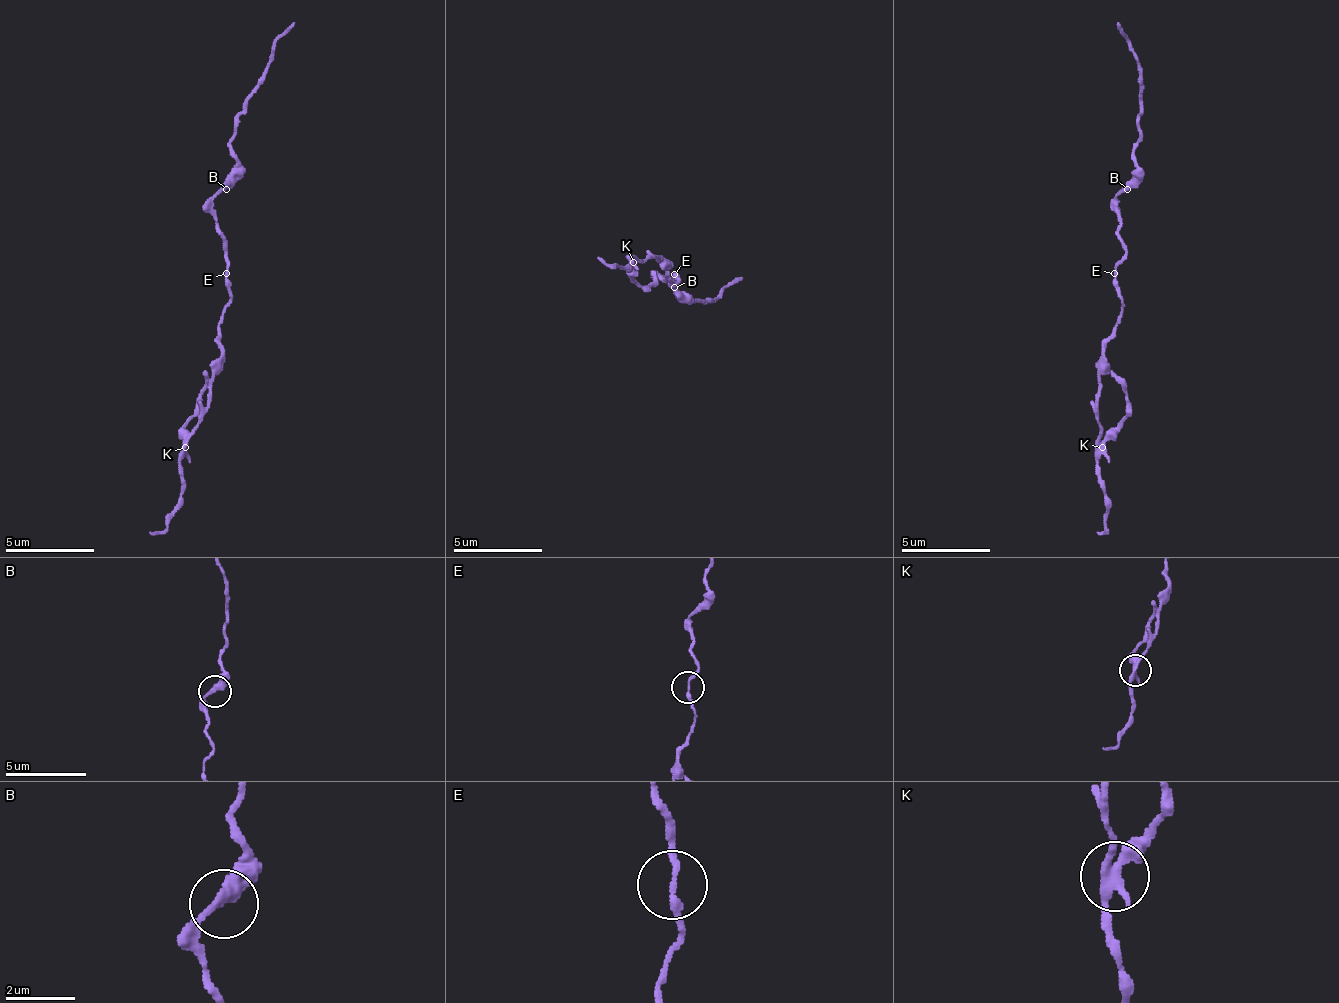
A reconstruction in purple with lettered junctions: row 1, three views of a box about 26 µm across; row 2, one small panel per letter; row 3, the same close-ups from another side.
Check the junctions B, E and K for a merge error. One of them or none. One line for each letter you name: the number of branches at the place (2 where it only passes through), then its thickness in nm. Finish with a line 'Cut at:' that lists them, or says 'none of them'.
K: 3 branches meet; 260 nm thick
Cut at: K

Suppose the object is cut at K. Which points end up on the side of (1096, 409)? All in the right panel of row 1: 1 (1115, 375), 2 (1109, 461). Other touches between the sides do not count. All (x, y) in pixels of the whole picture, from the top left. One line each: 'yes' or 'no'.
1: no
2: no

